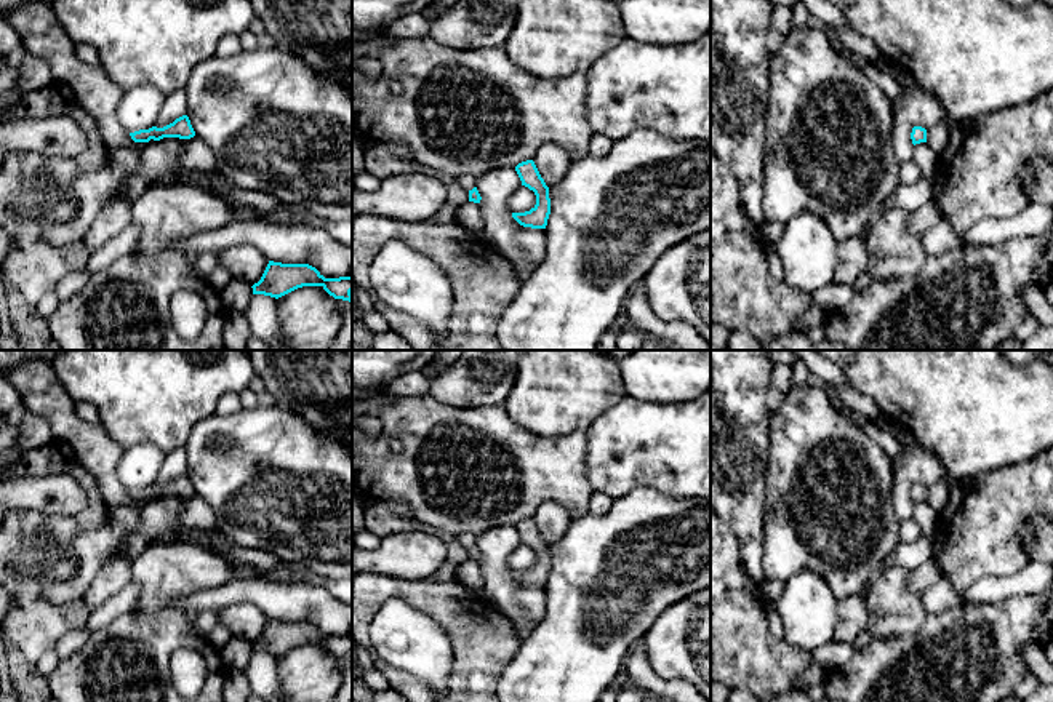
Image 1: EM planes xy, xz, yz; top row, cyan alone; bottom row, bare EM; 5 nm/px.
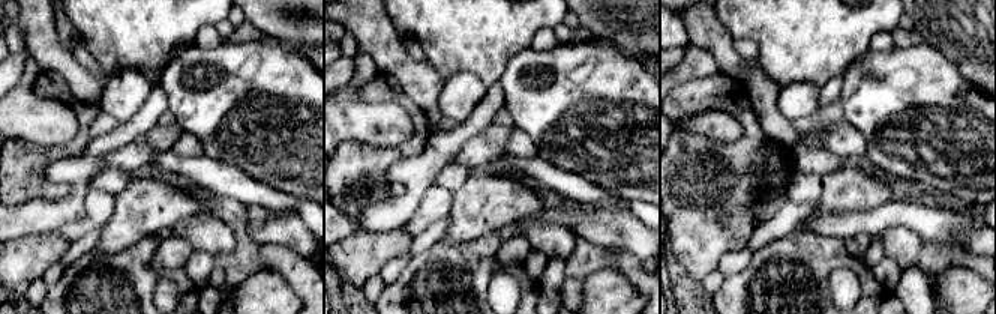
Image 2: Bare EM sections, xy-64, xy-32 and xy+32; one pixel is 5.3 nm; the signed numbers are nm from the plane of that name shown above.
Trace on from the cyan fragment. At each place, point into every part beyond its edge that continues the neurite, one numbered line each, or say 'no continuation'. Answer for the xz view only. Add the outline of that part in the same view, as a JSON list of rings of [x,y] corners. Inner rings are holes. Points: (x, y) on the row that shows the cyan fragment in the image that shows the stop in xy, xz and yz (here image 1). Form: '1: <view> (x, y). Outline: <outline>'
no continuation

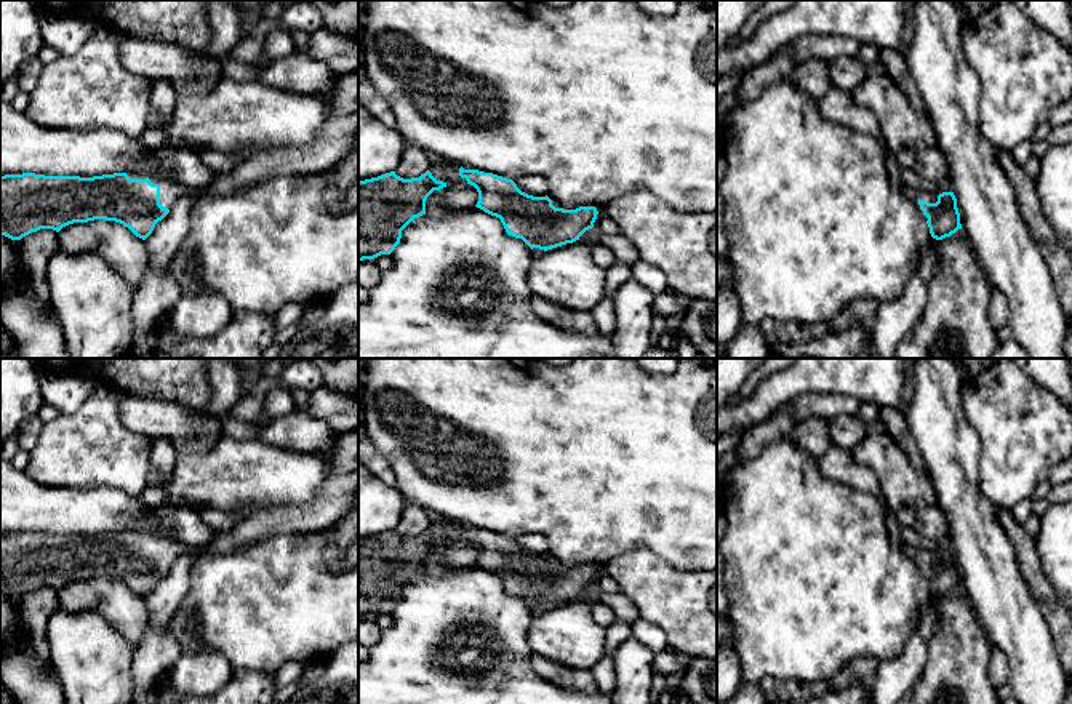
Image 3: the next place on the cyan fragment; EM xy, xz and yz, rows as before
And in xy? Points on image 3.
1: xy (338, 138). Outline: [[[358,110],[328,120],[317,138],[298,147],[270,147],[237,162],[232,173],[216,178],[205,189],[146,173],[126,173],[130,179],[149,178],[160,186],[160,205],[171,210],[181,197],[235,195],[277,176],[312,176],[334,168],[358,146]]]

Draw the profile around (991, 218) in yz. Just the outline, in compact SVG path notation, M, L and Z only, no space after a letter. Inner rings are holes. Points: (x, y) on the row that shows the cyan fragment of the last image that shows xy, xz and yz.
M915 0L914 22L914 40L904 54L938 147L949 163L962 232L990 285L1006 296L1008 326L1029 358L1066 358L1062 346L1070 326L1051 270L1022 218L1014 187L998 163L995 147L979 130L981 82L962 48L966 19L954 0Z

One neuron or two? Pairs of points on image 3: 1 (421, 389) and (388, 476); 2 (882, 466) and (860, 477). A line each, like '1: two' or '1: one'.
1: two
2: two

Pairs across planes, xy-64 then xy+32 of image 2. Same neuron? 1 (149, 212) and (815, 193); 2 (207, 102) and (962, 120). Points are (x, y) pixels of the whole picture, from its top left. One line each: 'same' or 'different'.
1: same
2: same

